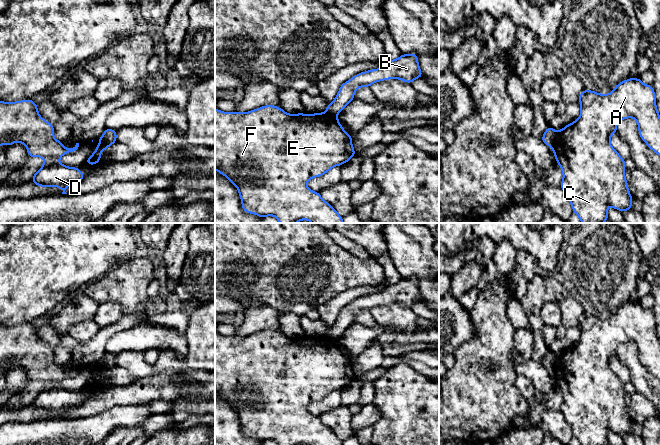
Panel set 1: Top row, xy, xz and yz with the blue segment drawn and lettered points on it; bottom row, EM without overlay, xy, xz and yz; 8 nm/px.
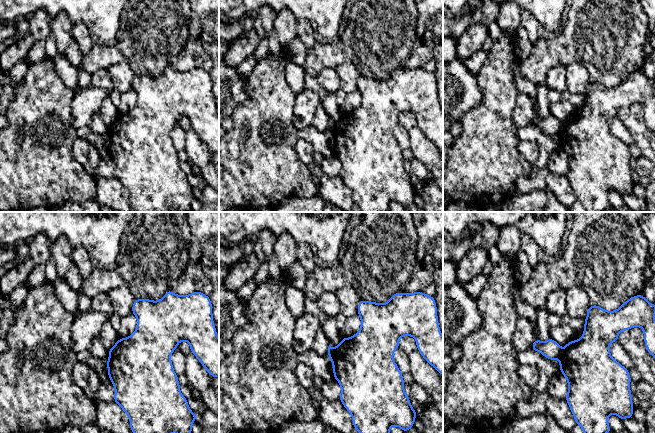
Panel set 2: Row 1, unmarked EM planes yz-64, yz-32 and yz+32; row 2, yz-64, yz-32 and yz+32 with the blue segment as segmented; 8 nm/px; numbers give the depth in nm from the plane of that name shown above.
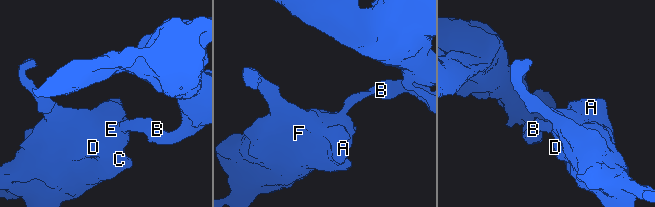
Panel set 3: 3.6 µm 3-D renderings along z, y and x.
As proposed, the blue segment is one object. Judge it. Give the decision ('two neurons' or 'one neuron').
two neurons

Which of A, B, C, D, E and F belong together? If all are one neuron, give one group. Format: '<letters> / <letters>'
A C D E F / B

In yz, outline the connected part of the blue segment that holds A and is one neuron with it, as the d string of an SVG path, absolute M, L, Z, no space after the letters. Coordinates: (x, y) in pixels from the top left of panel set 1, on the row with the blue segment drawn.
M640 78L620 82L610 94L585 89L579 95L579 103L580 117L557 132L551 148L563 173L560 187L573 212L582 223L604 223L608 221L609 206L620 212L632 209L632 195L625 178L626 161L610 144L610 137L617 132L617 123L634 118L642 140L660 156L660 115L653 86L645 85Z

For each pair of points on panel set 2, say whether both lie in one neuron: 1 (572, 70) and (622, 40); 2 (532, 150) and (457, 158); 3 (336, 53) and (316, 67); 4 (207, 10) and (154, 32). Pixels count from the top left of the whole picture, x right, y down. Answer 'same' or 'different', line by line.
1: different
2: different
3: same
4: different

